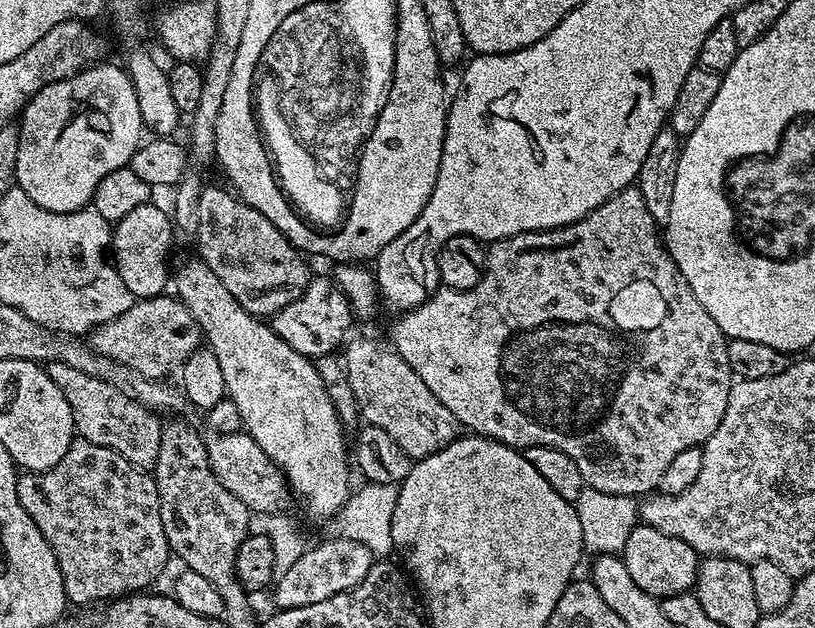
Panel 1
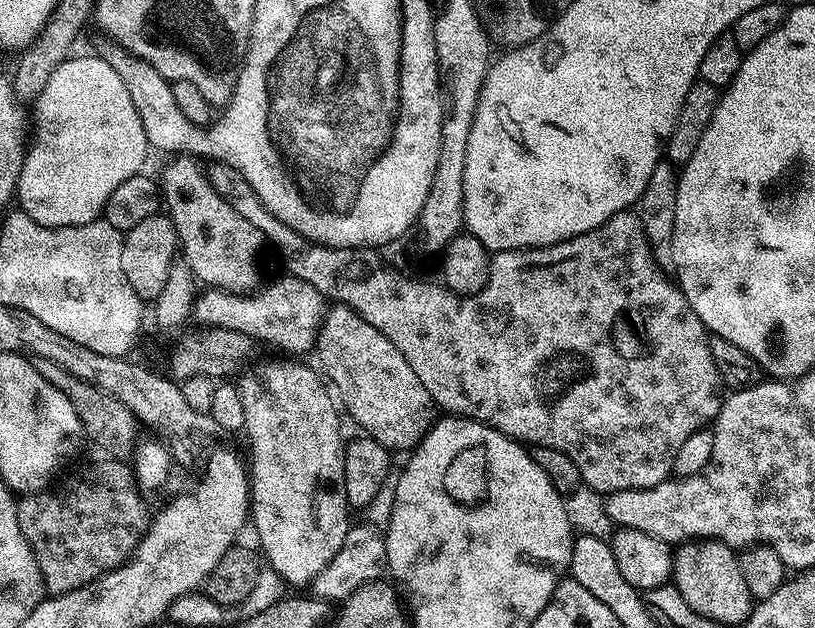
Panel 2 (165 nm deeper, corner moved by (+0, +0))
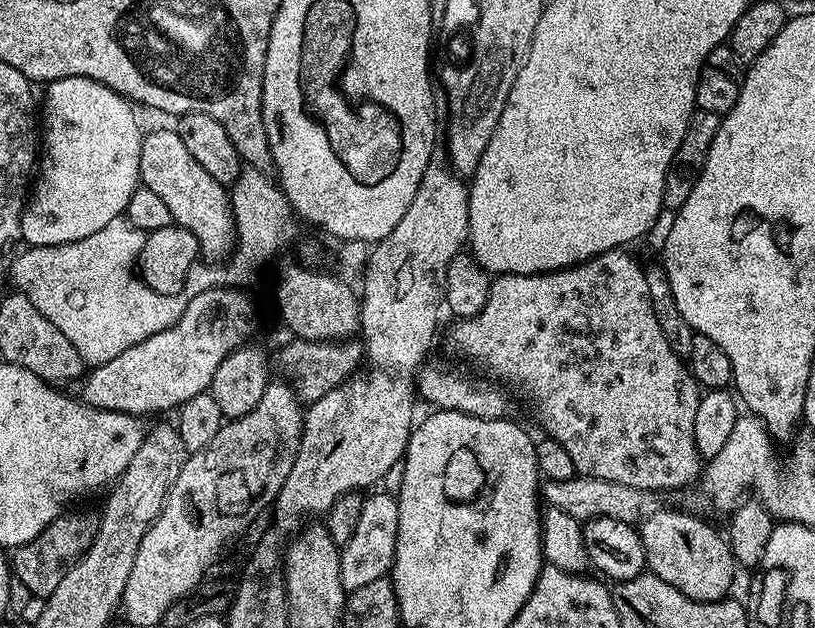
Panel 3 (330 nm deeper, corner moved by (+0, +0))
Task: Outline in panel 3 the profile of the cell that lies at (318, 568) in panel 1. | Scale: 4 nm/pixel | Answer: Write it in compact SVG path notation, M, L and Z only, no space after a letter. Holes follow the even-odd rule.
M376 491L364 496L362 518L358 518L358 527L350 537L350 542L343 544L340 549L340 573L345 593L370 586L374 578L388 576L392 570L392 559L398 542L398 499L393 493Z

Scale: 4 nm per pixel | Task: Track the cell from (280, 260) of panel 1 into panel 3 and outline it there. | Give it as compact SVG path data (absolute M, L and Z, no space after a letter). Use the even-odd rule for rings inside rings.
M171 127L147 133L140 155L140 184L159 194L170 209L172 223L190 230L198 238L201 253L209 261L220 262L235 247L236 219L232 213L230 192L225 185L214 182L193 156L186 151L182 138Z

